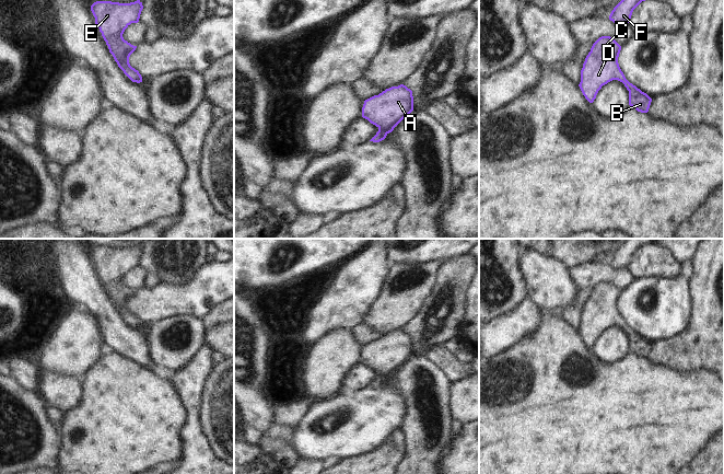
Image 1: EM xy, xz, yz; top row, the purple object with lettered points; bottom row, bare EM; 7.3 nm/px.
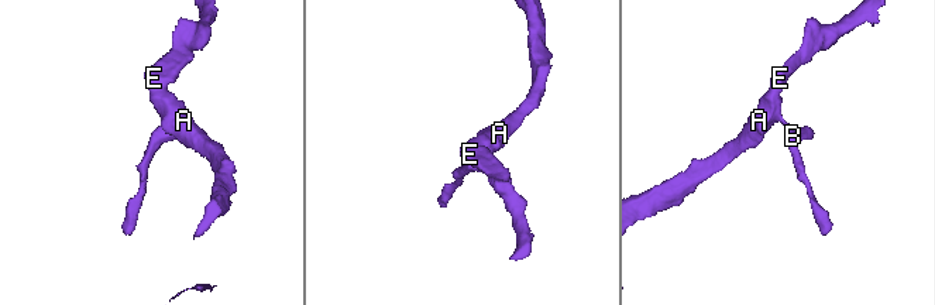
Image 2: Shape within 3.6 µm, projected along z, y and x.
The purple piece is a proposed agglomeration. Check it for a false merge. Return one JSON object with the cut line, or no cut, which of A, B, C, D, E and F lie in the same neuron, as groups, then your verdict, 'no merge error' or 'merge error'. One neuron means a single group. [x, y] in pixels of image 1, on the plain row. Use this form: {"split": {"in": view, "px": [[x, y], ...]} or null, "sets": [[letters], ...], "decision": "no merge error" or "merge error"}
{"split": null, "sets": [["A", "B", "C", "D", "E", "F"]], "decision": "no merge error"}

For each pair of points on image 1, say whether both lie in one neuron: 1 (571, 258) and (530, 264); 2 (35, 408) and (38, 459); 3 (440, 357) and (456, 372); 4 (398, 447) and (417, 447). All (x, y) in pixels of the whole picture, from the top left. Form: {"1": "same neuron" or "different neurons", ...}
{"1": "different neurons", "2": "same neuron", "3": "same neuron", "4": "different neurons"}

